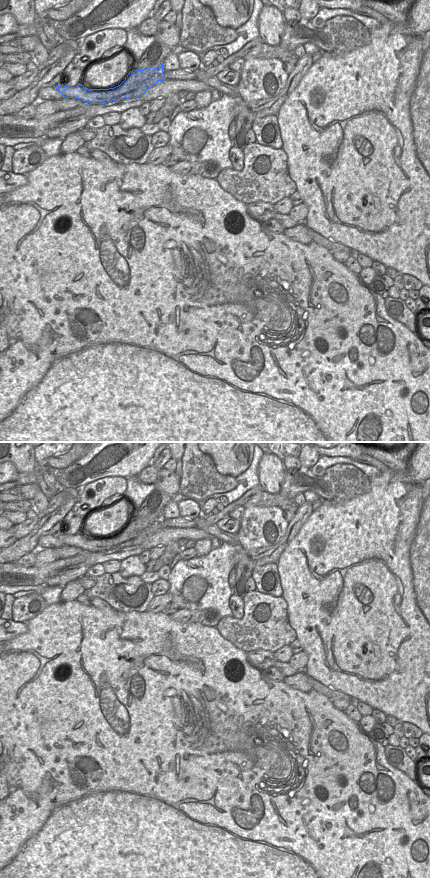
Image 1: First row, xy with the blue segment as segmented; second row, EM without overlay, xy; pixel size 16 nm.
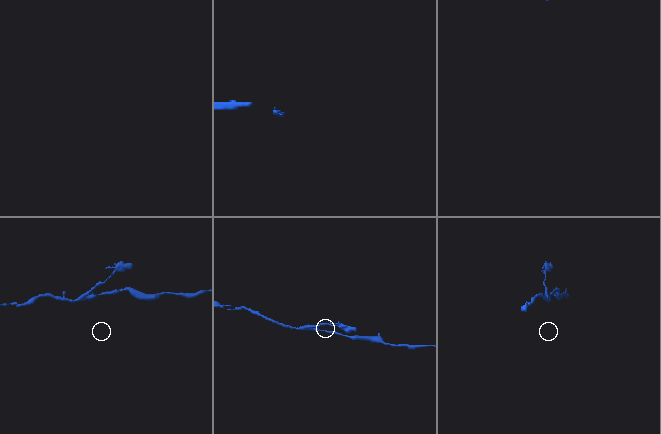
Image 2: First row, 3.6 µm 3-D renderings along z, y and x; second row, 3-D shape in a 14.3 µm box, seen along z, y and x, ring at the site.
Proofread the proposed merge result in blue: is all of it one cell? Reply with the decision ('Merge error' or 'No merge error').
Merge error

